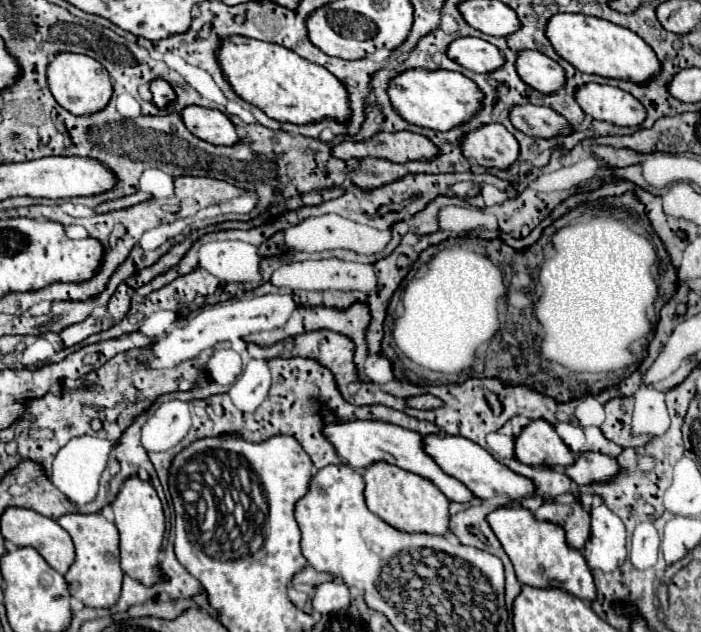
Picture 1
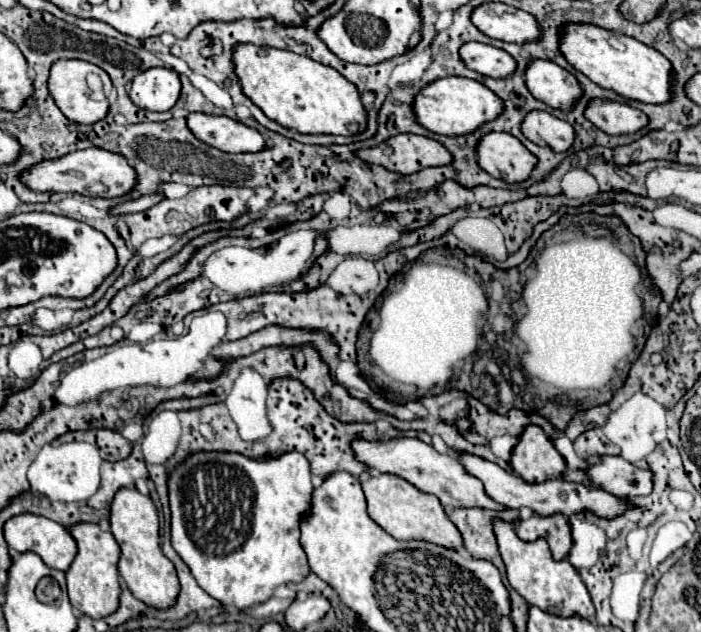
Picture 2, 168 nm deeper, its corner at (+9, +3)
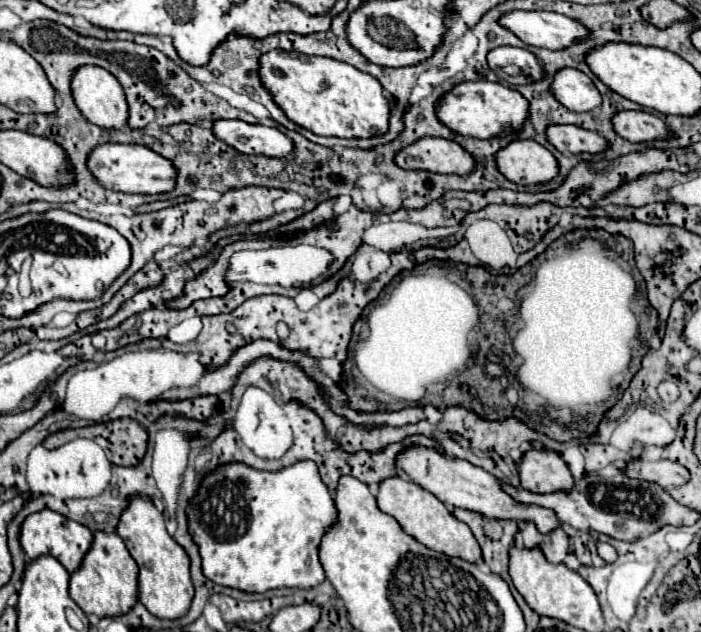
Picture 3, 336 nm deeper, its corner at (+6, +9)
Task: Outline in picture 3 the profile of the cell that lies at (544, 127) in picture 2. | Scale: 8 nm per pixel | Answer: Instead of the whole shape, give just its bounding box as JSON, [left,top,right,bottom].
[546,124,608,154]

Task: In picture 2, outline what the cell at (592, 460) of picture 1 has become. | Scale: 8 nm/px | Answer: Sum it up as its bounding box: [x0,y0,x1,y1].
[587,456,653,496]

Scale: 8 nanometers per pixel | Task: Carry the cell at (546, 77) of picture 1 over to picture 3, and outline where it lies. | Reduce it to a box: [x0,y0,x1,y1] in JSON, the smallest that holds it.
[550,68,602,112]

